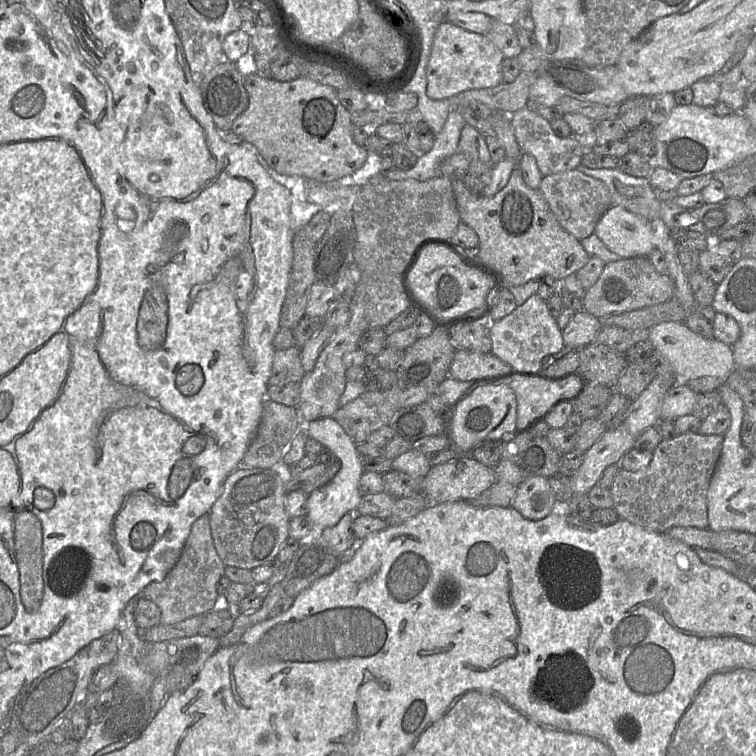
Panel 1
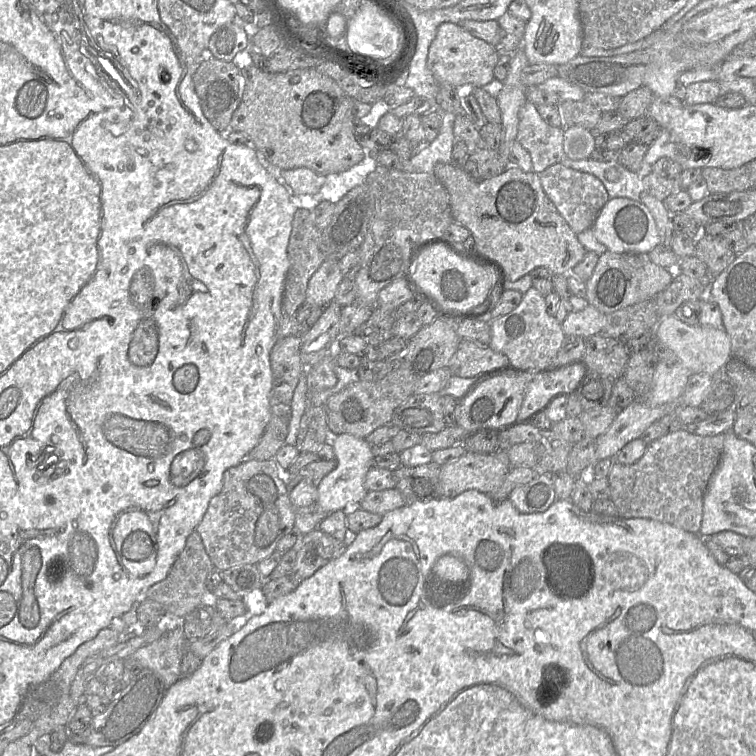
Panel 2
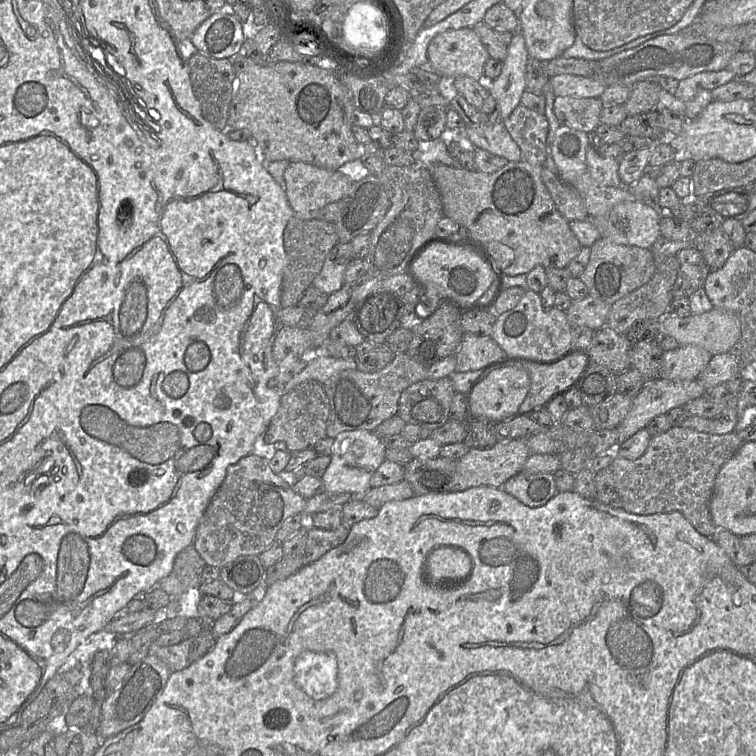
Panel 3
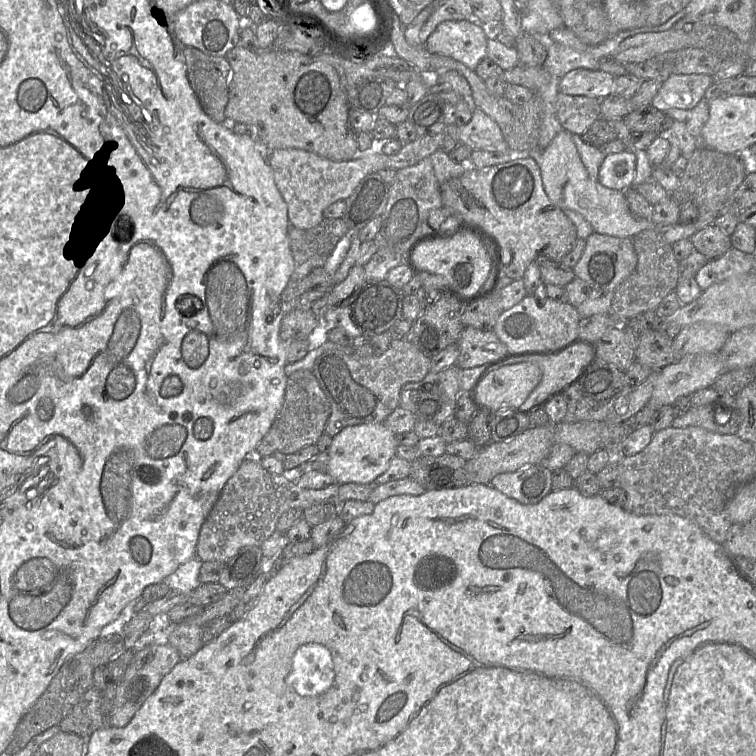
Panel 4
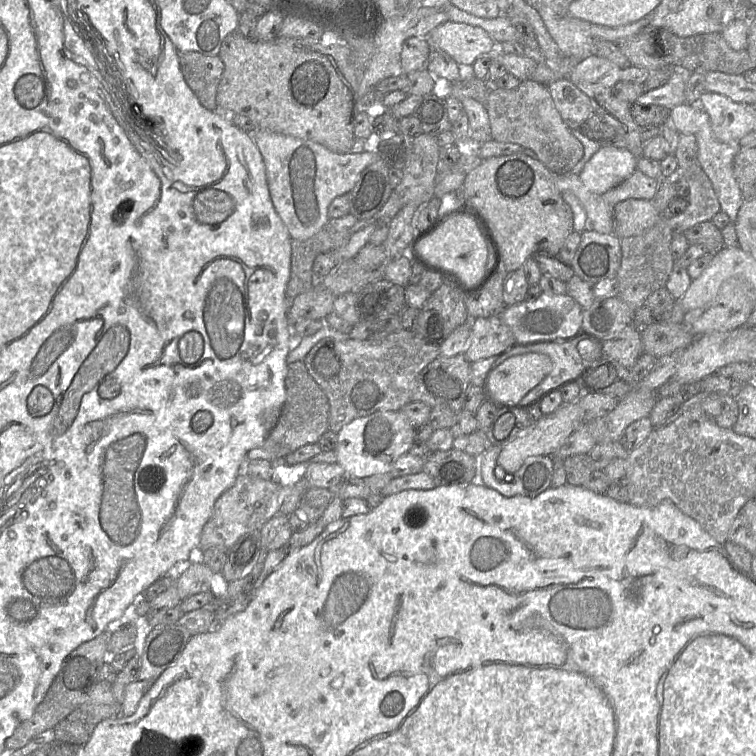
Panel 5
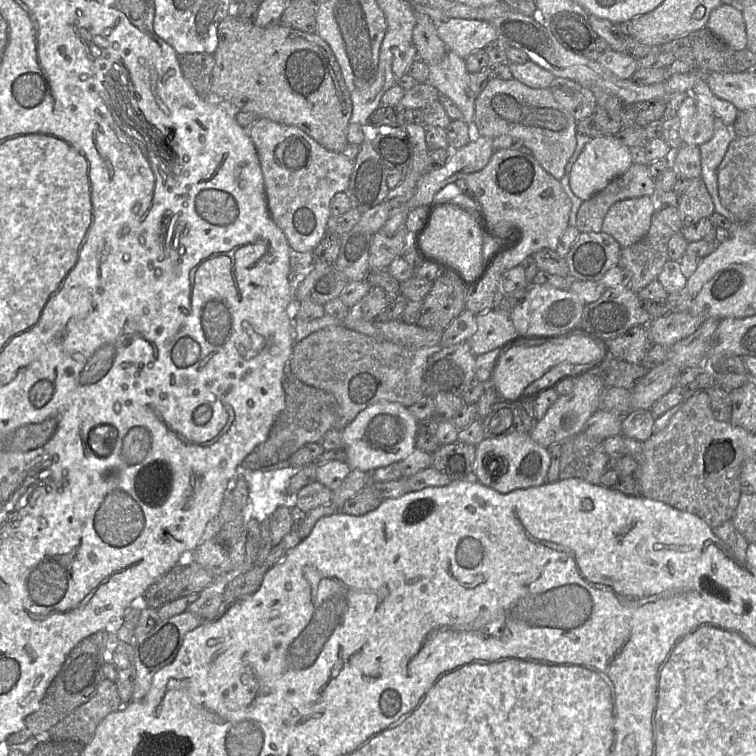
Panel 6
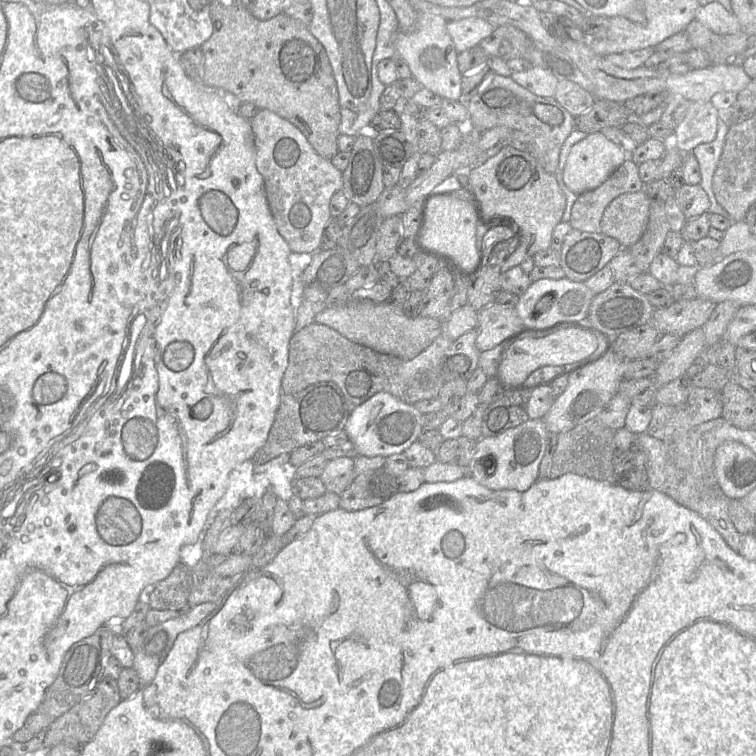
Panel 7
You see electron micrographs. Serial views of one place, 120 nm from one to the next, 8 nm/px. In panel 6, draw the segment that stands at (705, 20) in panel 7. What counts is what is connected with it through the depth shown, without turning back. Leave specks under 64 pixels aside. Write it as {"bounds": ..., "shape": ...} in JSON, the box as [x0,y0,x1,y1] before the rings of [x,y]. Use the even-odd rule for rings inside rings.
{"bounds":[706,4,747,50],"shape":[[[722,4],[714,9],[706,28],[734,50],[743,50],[747,47],[745,22],[738,5]]]}

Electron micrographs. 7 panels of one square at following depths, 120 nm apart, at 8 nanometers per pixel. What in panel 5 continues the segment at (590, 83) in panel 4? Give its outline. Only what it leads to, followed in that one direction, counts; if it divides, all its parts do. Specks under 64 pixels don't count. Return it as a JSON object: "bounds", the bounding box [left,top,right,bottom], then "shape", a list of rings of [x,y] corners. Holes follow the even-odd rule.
{"bounds":[569,54,622,89],"shape":[[[594,54],[575,63],[569,80],[575,85],[579,82],[589,82],[613,89],[621,81],[622,70],[610,60]]]}

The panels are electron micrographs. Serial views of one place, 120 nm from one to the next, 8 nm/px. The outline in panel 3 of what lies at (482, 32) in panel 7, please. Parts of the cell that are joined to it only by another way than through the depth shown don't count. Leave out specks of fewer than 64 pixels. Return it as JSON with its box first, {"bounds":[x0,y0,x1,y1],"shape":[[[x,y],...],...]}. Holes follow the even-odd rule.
{"bounds":[428,27,490,81],"shape":[[[473,27],[448,29],[429,43],[428,67],[445,80],[470,77],[484,81],[483,68],[490,58]]]}

